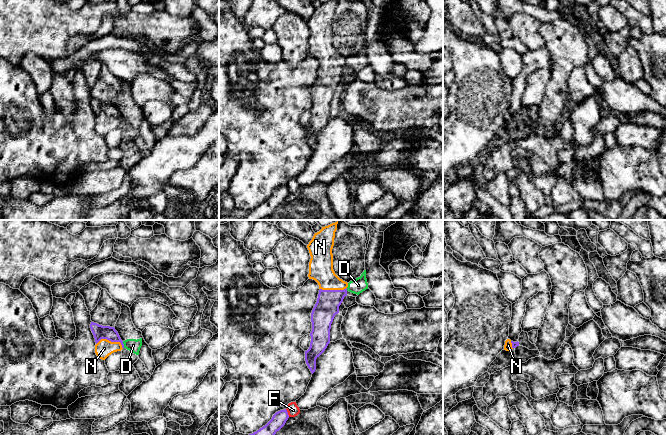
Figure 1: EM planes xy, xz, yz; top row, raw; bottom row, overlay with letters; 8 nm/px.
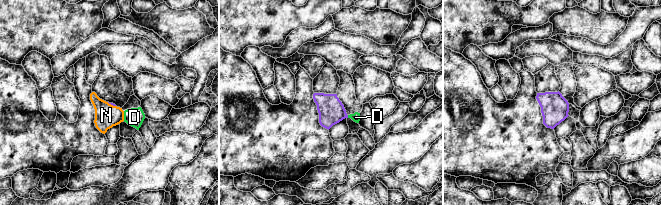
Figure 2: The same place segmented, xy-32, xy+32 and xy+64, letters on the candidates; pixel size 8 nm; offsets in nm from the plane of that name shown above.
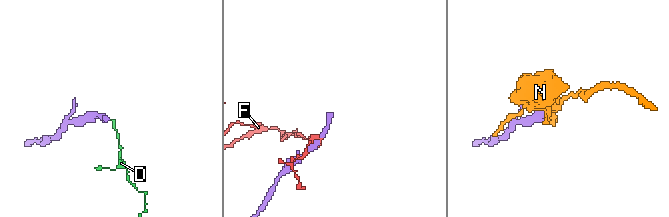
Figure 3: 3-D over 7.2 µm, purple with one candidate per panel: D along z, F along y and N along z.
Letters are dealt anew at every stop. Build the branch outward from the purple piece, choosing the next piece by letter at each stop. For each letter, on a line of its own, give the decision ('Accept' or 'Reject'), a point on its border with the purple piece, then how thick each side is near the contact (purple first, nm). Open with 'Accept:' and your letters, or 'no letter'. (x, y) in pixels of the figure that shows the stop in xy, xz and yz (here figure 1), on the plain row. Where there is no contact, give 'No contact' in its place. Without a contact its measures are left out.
Accept: N
D: Reject. Touches purple at xy (123, 120). Thickness 110 nm (purple) against 110 nm
F: Reject. Touches purple at xz (287, 189). Thickness 120 nm (purple) against 100 nm
N: Accept. Touches purple at xy (111, 117). Thickness 110 nm (purple) against 140 nm

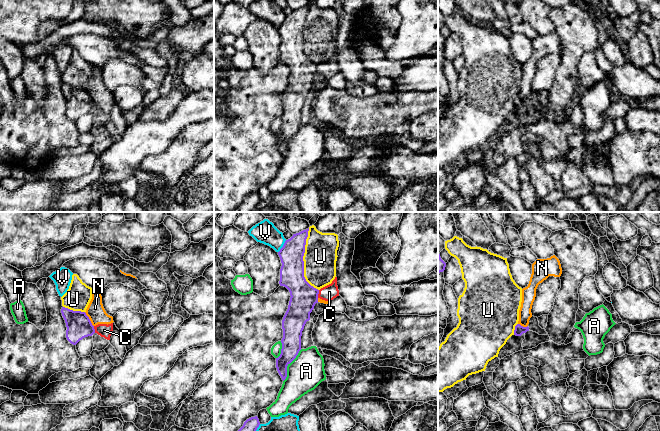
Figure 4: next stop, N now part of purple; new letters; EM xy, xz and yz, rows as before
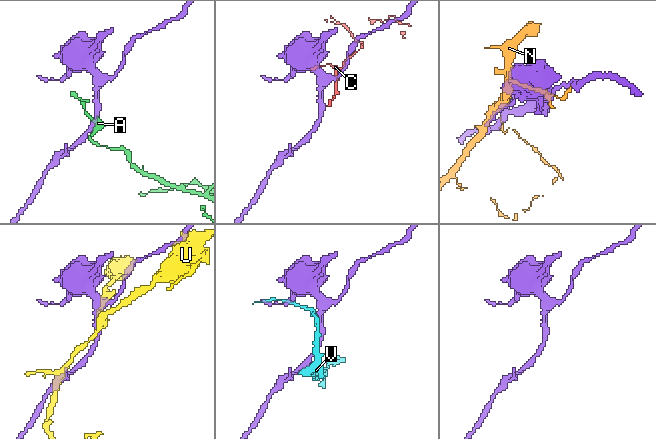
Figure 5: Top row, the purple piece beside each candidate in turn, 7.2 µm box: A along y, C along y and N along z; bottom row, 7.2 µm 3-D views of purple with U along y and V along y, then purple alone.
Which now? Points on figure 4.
Accept: no letter
A: Reject. Touches purple at xz (287, 141). Thickness 160 nm (purple) against 280 nm
C: Reject. Touches purple at xz (318, 69). Thickness 220 nm (purple) against 120 nm
N: Reject. Touches purple at xy (89, 95). Thickness 200 nm (purple) against 150 nm
U: Reject. Touches purple at xz (302, 36). Thickness 190 nm (purple) against 260 nm
V: Reject. Touches purple at xz (283, 22). Thickness 190 nm (purple) against 170 nm

